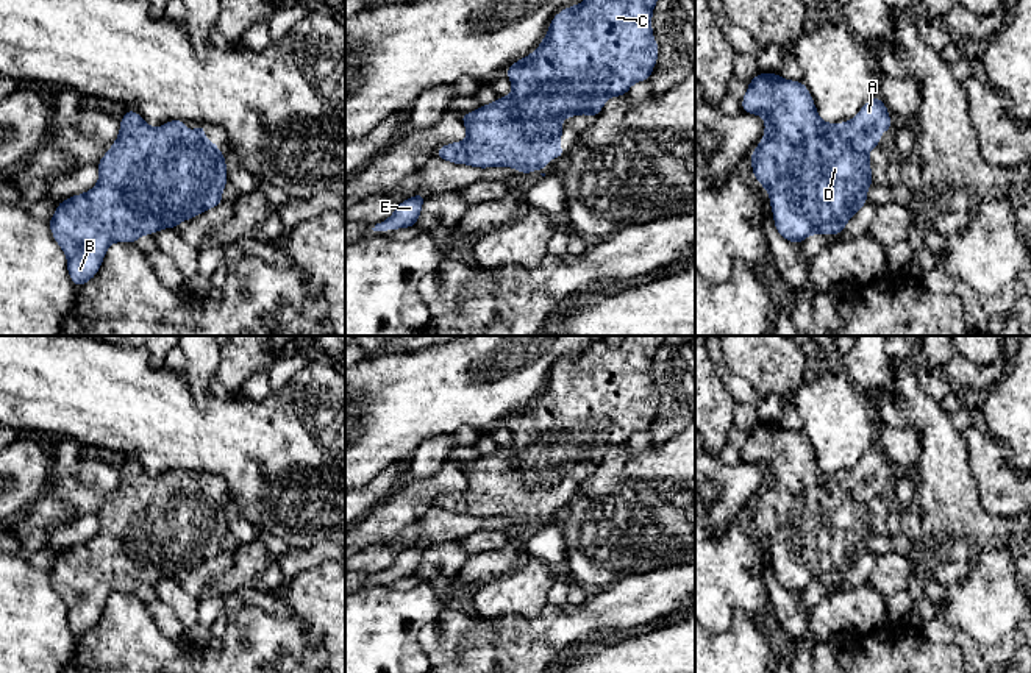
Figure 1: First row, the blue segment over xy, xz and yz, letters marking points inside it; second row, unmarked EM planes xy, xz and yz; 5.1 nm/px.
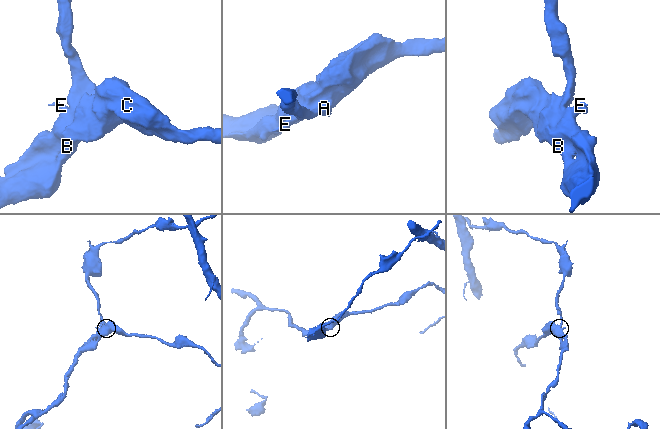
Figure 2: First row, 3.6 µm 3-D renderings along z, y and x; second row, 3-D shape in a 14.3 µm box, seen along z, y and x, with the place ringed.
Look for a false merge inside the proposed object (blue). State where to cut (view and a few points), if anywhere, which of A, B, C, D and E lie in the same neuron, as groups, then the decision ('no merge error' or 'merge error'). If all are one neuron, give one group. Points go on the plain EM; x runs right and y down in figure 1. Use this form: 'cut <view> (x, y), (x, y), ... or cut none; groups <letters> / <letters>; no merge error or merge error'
cut none; groups A B C D E; no merge error

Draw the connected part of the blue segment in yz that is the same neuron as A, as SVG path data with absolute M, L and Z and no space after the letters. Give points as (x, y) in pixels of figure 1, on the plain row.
M761 423L748 433L742 448L742 462L761 465L765 472L762 490L750 506L753 525L770 545L775 578L783 589L803 592L811 584L839 584L847 572L869 551L867 539L873 534L869 501L879 495L892 476L887 456L879 447L867 451L844 475L825 473L804 433L781 428L778 423Z

